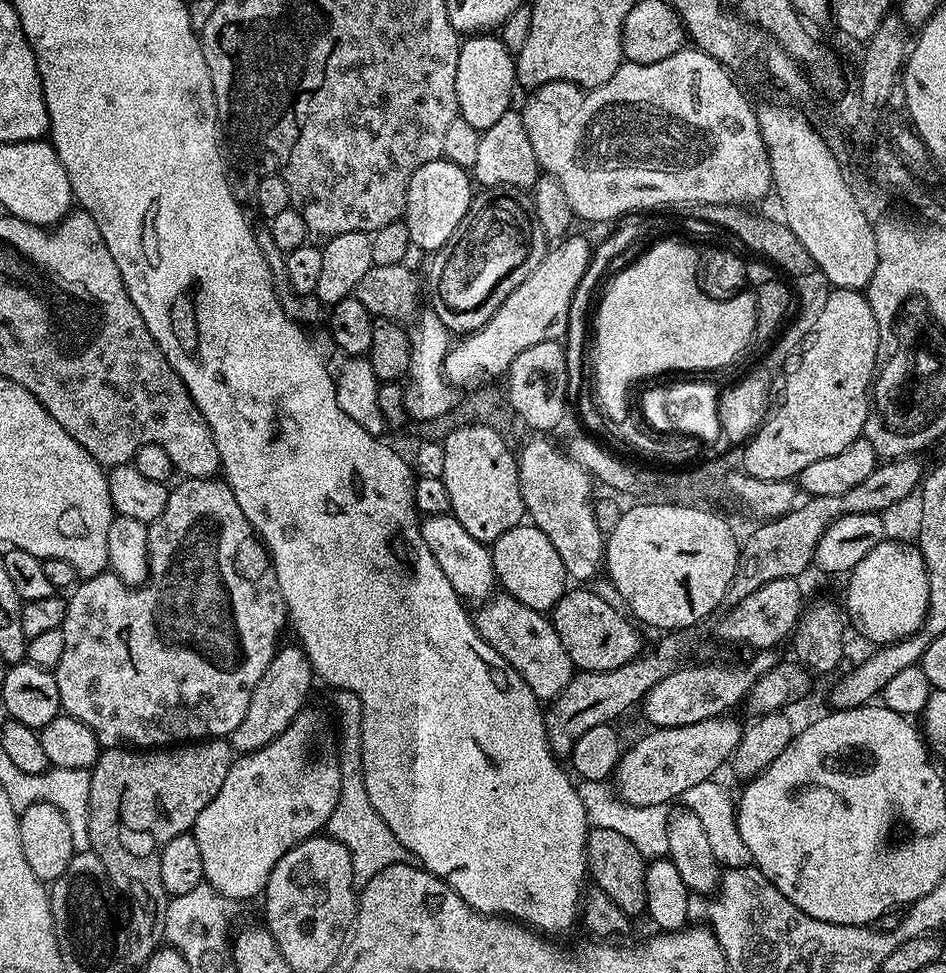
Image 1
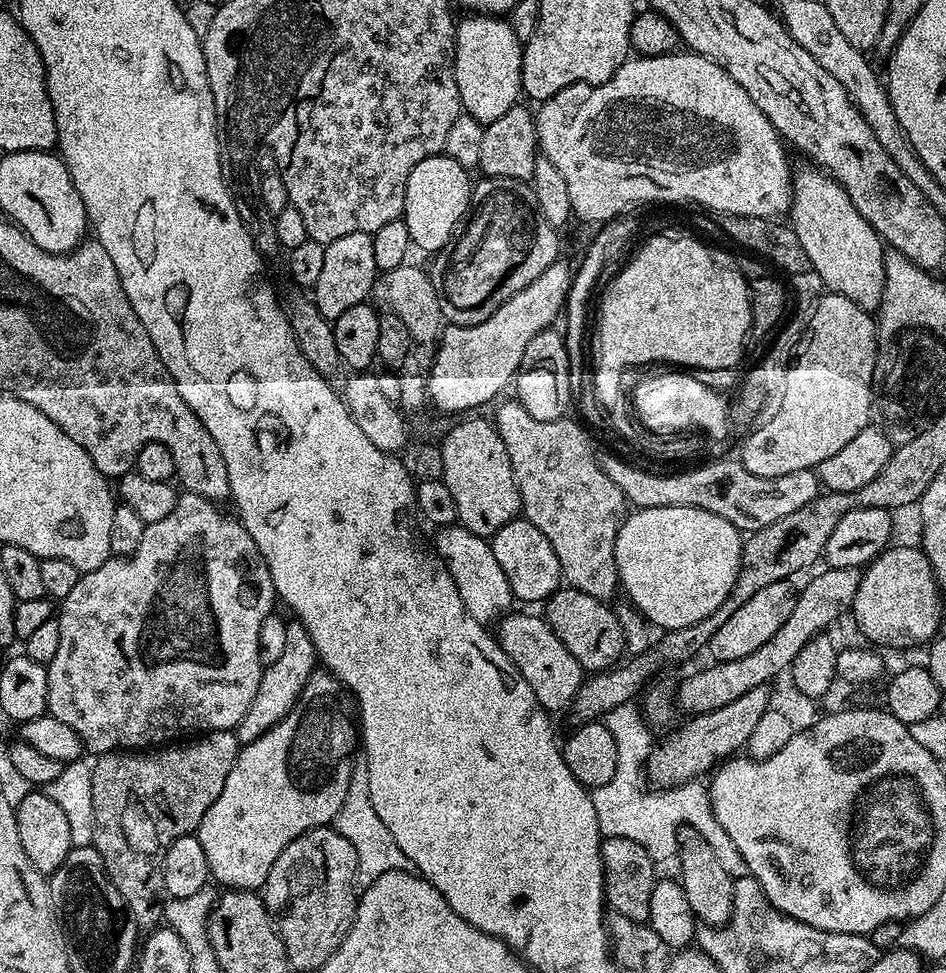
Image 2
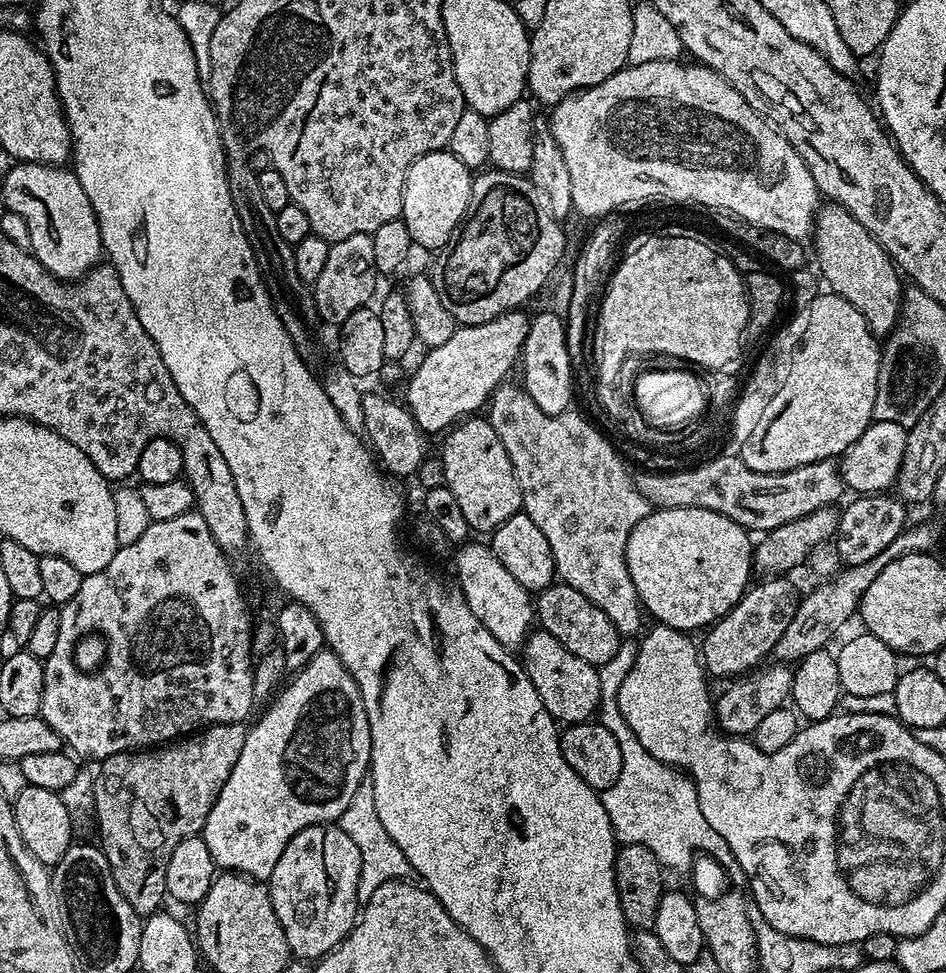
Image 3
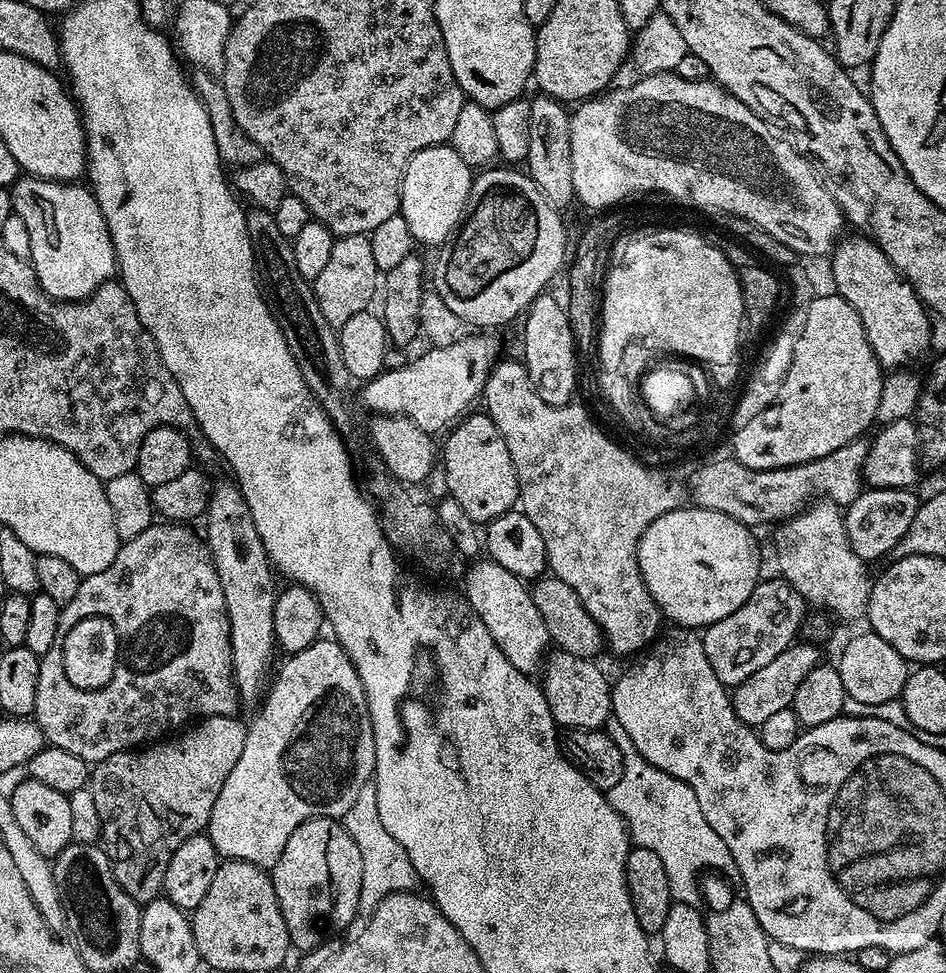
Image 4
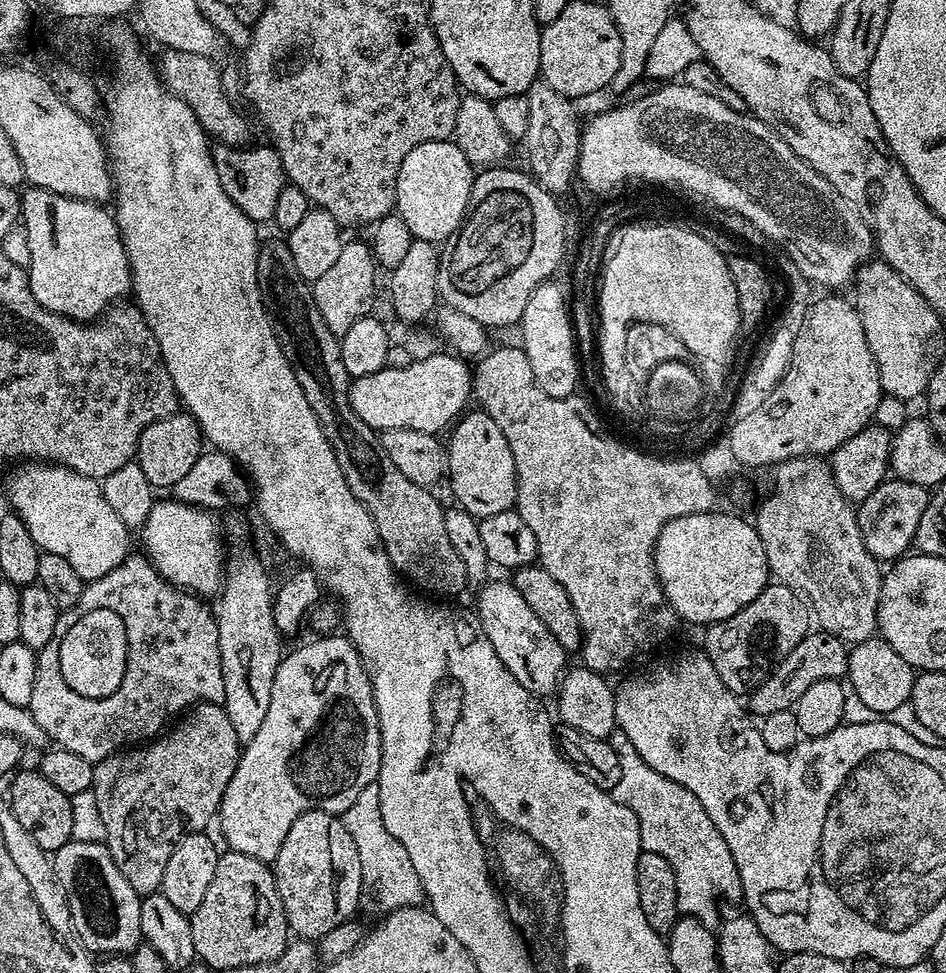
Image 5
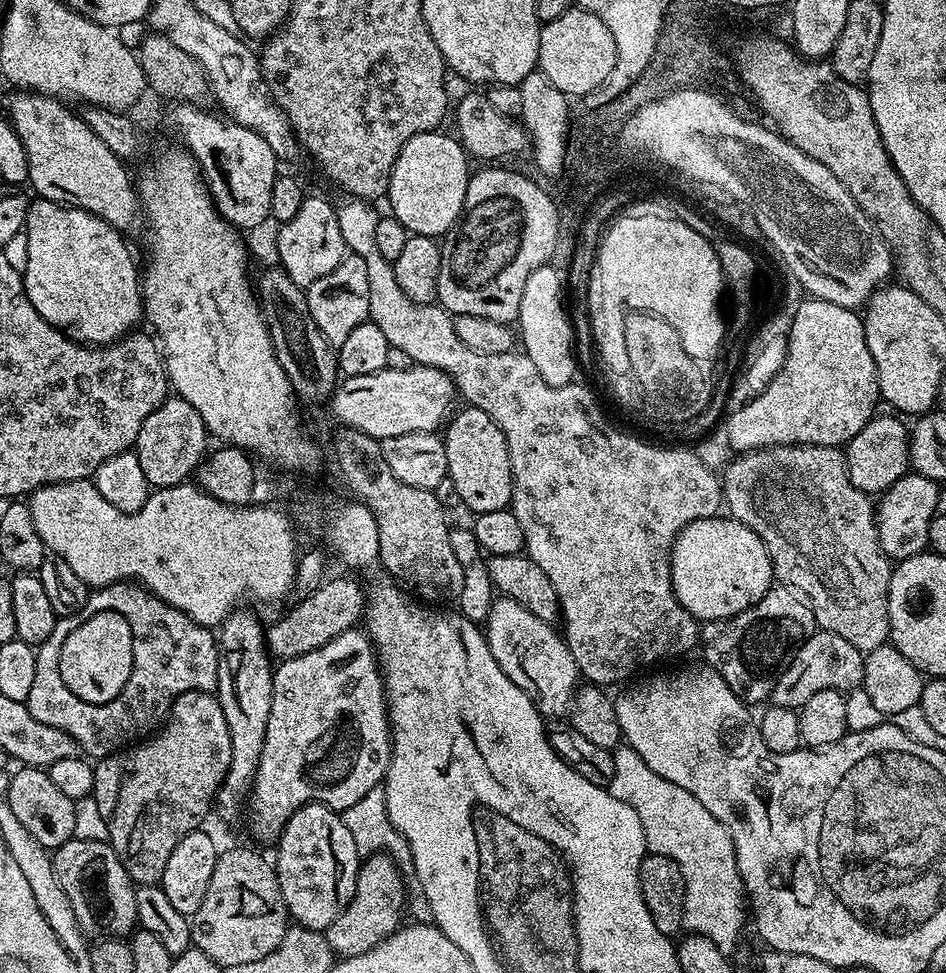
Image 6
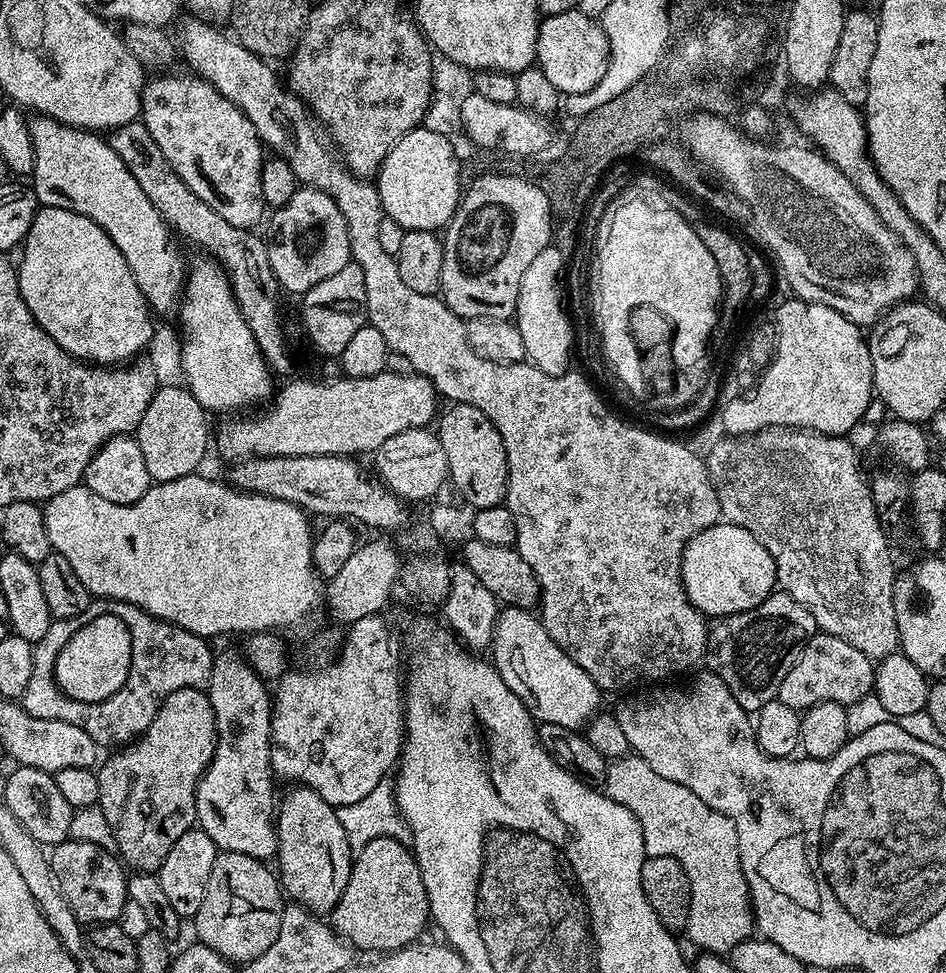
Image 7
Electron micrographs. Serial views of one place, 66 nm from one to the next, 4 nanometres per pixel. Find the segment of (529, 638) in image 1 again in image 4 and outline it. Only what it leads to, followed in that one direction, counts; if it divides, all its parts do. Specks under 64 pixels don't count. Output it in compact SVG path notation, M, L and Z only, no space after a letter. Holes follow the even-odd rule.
M559 650L547 653L542 665L544 680L542 687L544 697L550 706L550 714L556 719L561 729L595 728L603 729L612 715L612 684L604 677L602 669L596 665L595 659L578 658L578 654L570 654Z

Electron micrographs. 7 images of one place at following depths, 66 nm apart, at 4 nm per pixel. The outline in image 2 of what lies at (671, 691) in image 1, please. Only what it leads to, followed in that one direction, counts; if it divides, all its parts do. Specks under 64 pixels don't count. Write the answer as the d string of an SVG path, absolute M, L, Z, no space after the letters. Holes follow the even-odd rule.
M825 567L823 571L804 589L799 589L794 610L790 610L790 618L784 623L782 630L778 630L778 634L770 638L770 642L754 650L754 654L746 654L746 658L709 663L709 668L704 668L681 682L680 689L676 692L676 700L688 714L718 710L729 702L734 702L734 698L742 698L742 694L746 694L746 690L754 690L754 686L771 685L777 674L791 668L794 658L798 658L798 653L802 646L806 646L806 642L827 633L828 627L843 612L845 615L851 609L858 594L861 569Z

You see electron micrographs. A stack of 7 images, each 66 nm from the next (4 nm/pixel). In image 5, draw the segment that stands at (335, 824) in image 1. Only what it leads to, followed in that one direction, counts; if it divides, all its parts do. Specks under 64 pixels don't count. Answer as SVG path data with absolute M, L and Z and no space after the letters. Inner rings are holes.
M379 783L366 786L358 798L354 798L351 804L343 813L342 819L346 826L346 834L350 834L350 839L354 841L354 847L358 850L358 862L362 862L362 878L367 895L372 895L376 901L372 908L379 914L387 914L399 908L414 908L425 903L426 897L424 887L420 885L420 879L414 870L414 862L410 862L410 854L406 854L406 846L386 830L386 822L382 822L382 806L380 805Z

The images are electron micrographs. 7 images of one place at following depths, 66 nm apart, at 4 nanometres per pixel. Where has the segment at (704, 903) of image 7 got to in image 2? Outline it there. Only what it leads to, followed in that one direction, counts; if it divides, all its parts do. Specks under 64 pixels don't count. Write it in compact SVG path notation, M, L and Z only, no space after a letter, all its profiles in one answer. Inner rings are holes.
M629 702L614 706L614 710L602 717L602 723L606 730L610 730L610 734L614 734L614 743L618 746L618 770L614 770L614 778L610 778L606 786L591 789L601 837L630 838L630 842L638 842L638 846L642 846L642 850L646 850L653 860L663 862L667 856L677 855L678 833L687 826L710 842L714 858L722 862L722 870L726 870L729 876L747 876L746 862L742 854L738 854L734 842L730 842L726 830L722 830L712 809L707 787L703 783L700 785L699 779L691 780L689 784L678 784L674 788L657 790L650 786L646 779L646 765L654 740L648 733L649 725L642 719L641 705Z

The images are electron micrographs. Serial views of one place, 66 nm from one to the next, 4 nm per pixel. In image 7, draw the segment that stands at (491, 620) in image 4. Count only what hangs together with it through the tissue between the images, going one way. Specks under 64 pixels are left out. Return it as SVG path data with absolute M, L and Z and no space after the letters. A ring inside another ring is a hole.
M505 607L497 615L496 629L490 645L491 663L495 664L500 677L518 694L518 698L528 707L532 719L540 724L566 726L580 730L593 716L601 711L602 690L546 634L544 621L527 608Z

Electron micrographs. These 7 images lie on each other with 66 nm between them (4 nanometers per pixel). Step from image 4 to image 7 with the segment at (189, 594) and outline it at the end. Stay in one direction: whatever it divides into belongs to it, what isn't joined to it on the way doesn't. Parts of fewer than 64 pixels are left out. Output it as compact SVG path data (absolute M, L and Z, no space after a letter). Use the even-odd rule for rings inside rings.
M93 599L74 618L53 619L50 630L46 630L34 650L34 667L30 673L30 682L26 685L22 697L22 707L34 718L54 718L58 722L74 722L74 726L82 726L90 738L98 746L104 744L108 750L117 746L131 744L138 736L154 722L154 714L174 694L174 690L183 688L204 688L212 673L214 652L208 649L209 641L203 636L195 636L165 620L143 612L133 604L117 603L114 600ZM104 613L116 613L123 617L129 628L132 639L132 665L125 684L112 697L99 704L87 704L84 701L74 701L60 691L55 680L55 658L60 648L66 646L73 634L86 626L88 620Z

